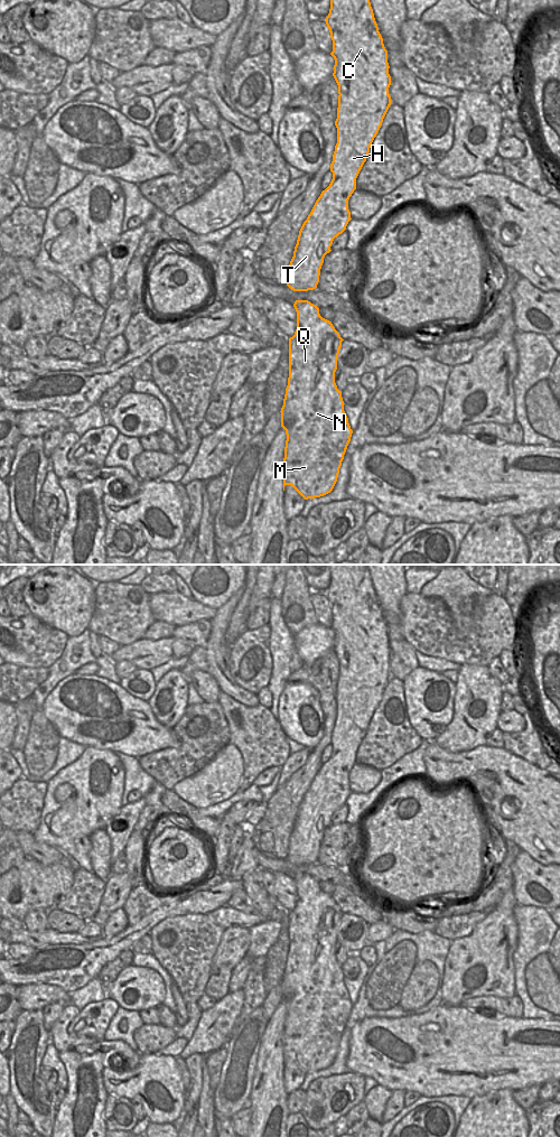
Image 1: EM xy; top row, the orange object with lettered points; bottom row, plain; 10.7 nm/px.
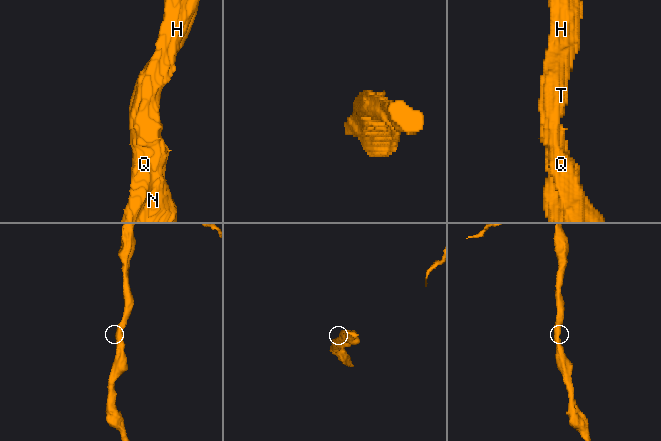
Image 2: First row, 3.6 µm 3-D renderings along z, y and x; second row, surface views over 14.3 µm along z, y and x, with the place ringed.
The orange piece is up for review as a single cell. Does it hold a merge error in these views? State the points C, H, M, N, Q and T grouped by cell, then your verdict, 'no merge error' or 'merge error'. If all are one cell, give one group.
C H M N Q T | no merge error

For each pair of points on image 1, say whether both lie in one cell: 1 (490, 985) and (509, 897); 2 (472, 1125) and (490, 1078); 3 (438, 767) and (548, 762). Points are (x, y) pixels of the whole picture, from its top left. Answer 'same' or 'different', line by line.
1: same
2: different
3: different

